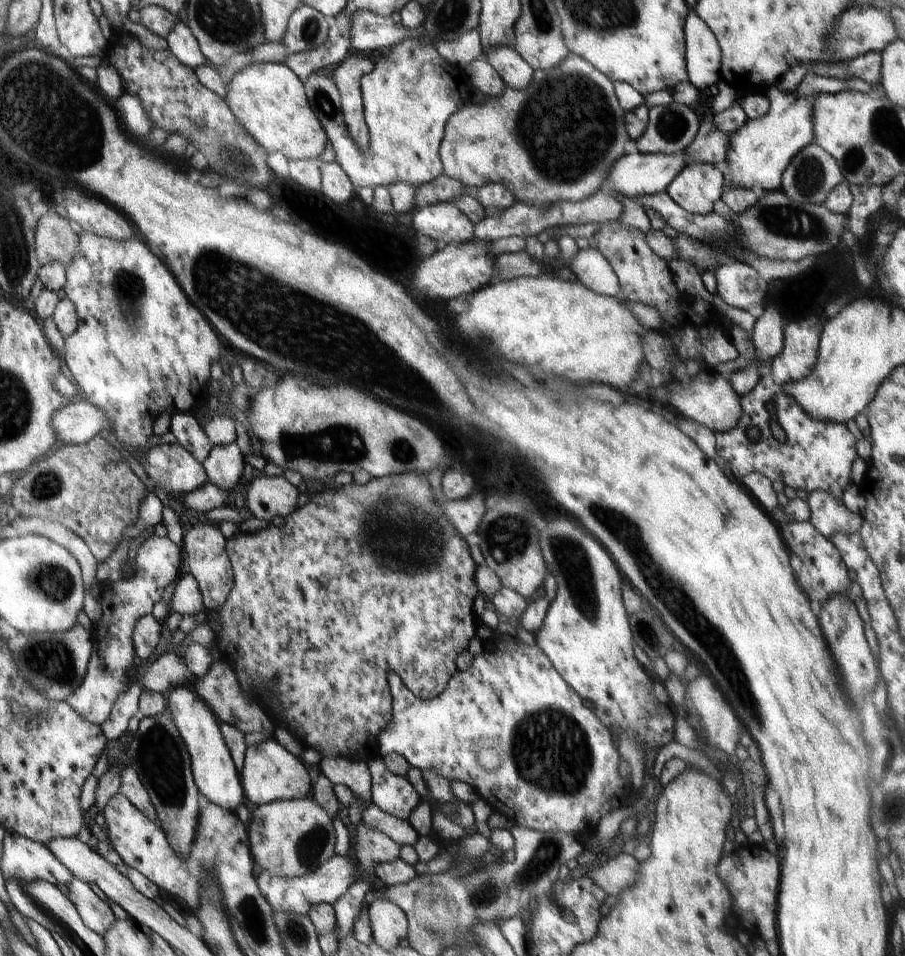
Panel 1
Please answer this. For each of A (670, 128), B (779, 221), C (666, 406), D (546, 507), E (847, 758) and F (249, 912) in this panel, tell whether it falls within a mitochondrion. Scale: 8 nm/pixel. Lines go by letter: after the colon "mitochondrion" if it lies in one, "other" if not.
A: mitochondrion
B: mitochondrion
C: other
D: other
E: other
F: mitochondrion

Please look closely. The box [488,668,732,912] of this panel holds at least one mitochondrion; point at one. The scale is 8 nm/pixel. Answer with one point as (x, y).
(540, 738)

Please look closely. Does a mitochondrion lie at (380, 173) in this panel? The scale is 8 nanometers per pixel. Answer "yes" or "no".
no

